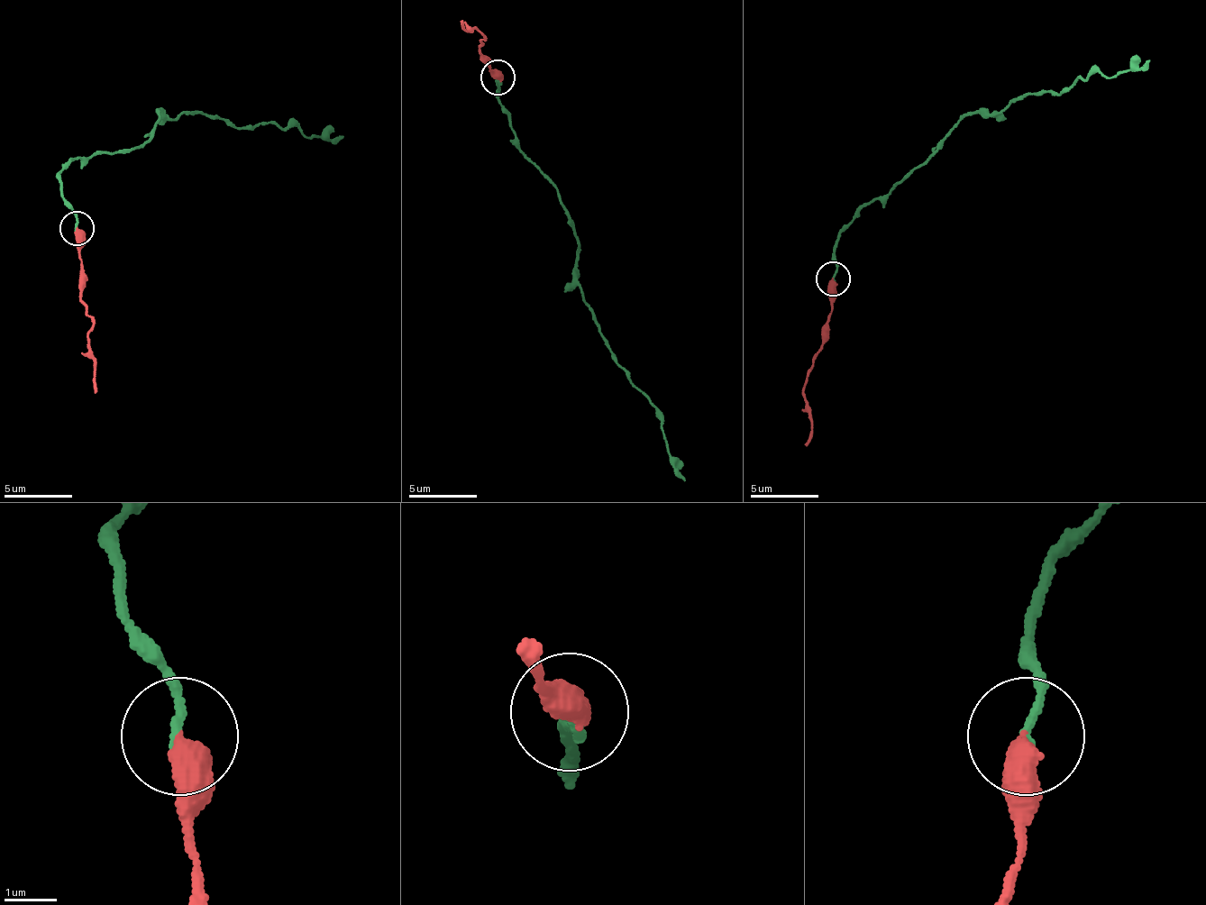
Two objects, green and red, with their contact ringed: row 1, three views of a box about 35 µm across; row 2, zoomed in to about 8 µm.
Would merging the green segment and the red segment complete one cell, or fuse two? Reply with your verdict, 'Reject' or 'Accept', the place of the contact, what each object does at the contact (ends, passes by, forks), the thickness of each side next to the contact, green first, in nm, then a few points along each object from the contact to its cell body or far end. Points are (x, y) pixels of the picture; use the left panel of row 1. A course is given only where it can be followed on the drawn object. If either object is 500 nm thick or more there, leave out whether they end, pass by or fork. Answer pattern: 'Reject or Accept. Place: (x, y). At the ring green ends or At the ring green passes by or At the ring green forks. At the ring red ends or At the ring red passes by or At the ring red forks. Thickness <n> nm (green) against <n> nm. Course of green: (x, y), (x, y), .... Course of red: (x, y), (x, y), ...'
Accept. Place: (77, 228). At the ring green ends. At the ring red ends. Thickness 150 nm (green) against 480 nm. Course of green: (77, 227), (64, 190), (66, 166), (141, 146), (160, 111), (250, 131), (287, 125), (309, 138), (343, 135). Course of red: (77, 227), (85, 306), (93, 325), (88, 355), (96, 392)

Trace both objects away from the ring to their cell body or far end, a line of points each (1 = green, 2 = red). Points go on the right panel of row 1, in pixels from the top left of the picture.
1: (834, 278), (835, 244), (961, 119), (1003, 113), (1033, 94), (1066, 93), (1089, 74), (1143, 68), (1148, 59)
2: (834, 278), (828, 341), (813, 361), (806, 379), (804, 409), (812, 438), (805, 444)

